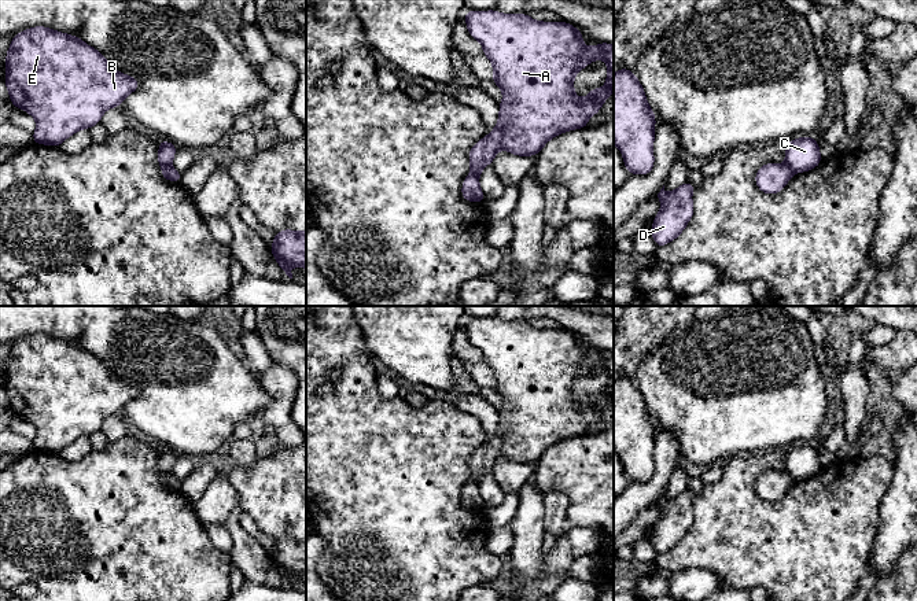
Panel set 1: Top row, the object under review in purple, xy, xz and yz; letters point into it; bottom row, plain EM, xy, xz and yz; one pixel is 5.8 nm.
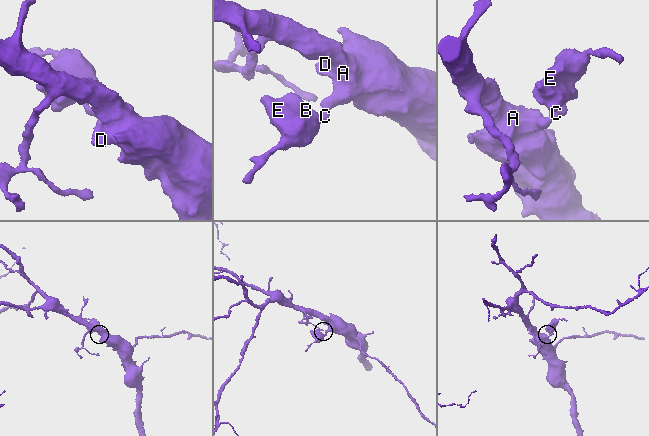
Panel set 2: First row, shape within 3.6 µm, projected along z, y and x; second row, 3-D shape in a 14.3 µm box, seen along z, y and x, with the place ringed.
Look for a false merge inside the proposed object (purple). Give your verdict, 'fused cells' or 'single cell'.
fused cells

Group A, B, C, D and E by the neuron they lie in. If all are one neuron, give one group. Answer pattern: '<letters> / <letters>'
A D / B C E

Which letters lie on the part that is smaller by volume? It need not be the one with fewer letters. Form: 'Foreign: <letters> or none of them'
Foreign: B, C, E

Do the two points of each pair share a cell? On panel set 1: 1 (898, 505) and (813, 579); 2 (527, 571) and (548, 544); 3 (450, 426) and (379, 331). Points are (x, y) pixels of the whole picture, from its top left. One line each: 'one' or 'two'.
1: two
2: two
3: two

